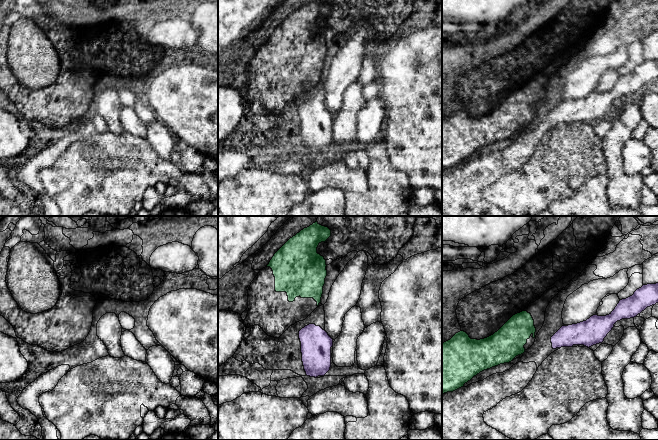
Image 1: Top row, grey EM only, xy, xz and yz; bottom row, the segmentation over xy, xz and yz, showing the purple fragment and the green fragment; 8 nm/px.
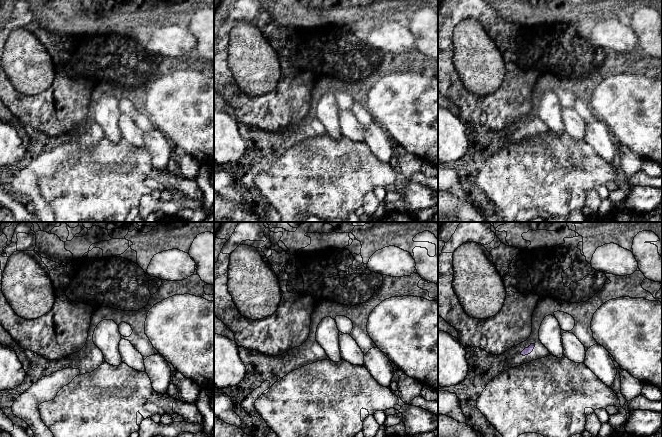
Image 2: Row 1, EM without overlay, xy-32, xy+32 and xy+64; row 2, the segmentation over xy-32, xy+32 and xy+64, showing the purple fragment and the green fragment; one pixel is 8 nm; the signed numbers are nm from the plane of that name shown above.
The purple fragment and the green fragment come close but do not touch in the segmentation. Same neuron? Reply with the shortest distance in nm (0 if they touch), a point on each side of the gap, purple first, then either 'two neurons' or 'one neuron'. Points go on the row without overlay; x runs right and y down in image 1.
140 nm | yz (551, 113), (534, 113) | two neurons

